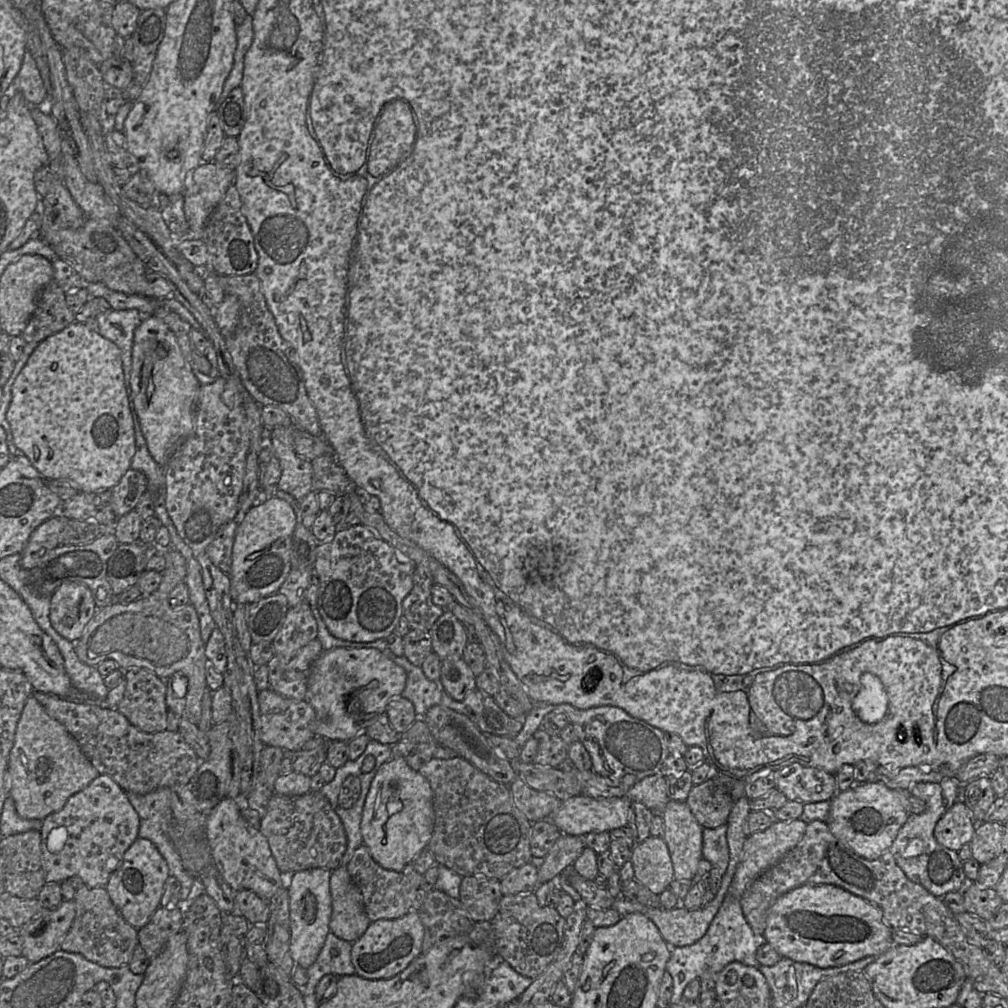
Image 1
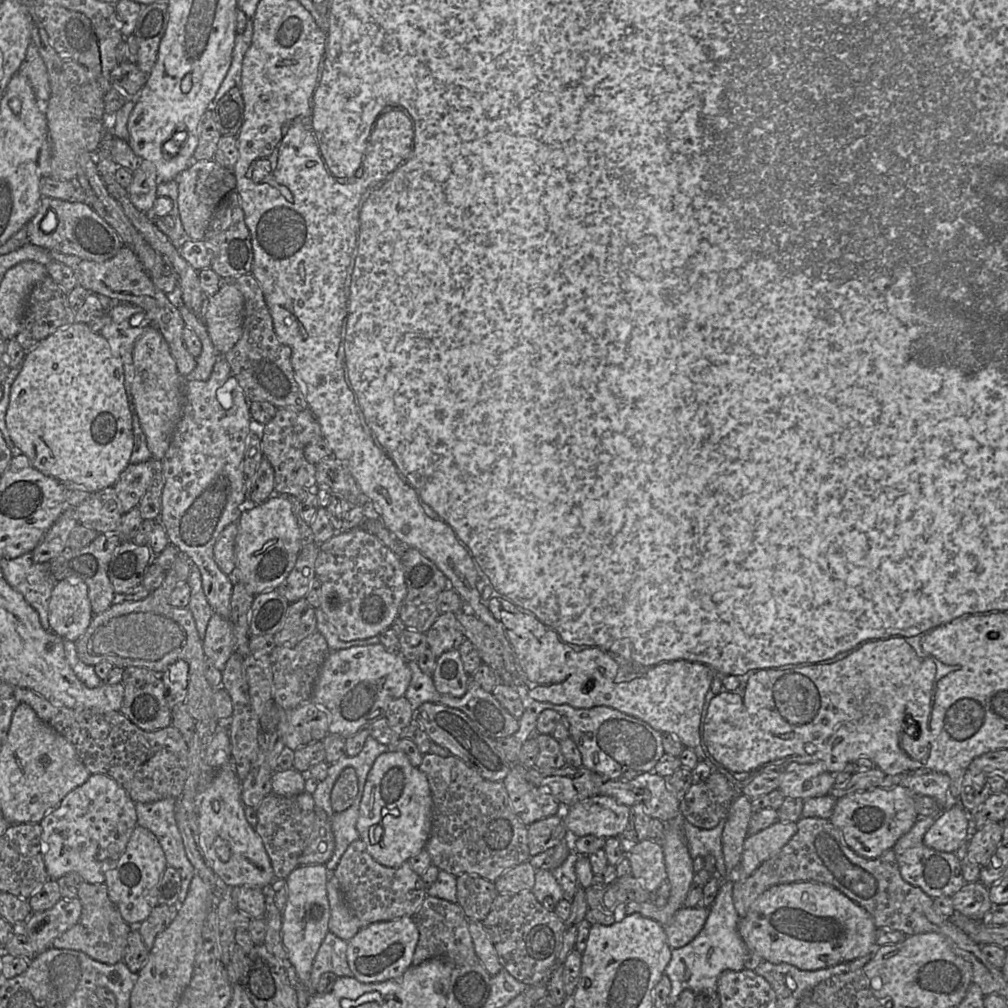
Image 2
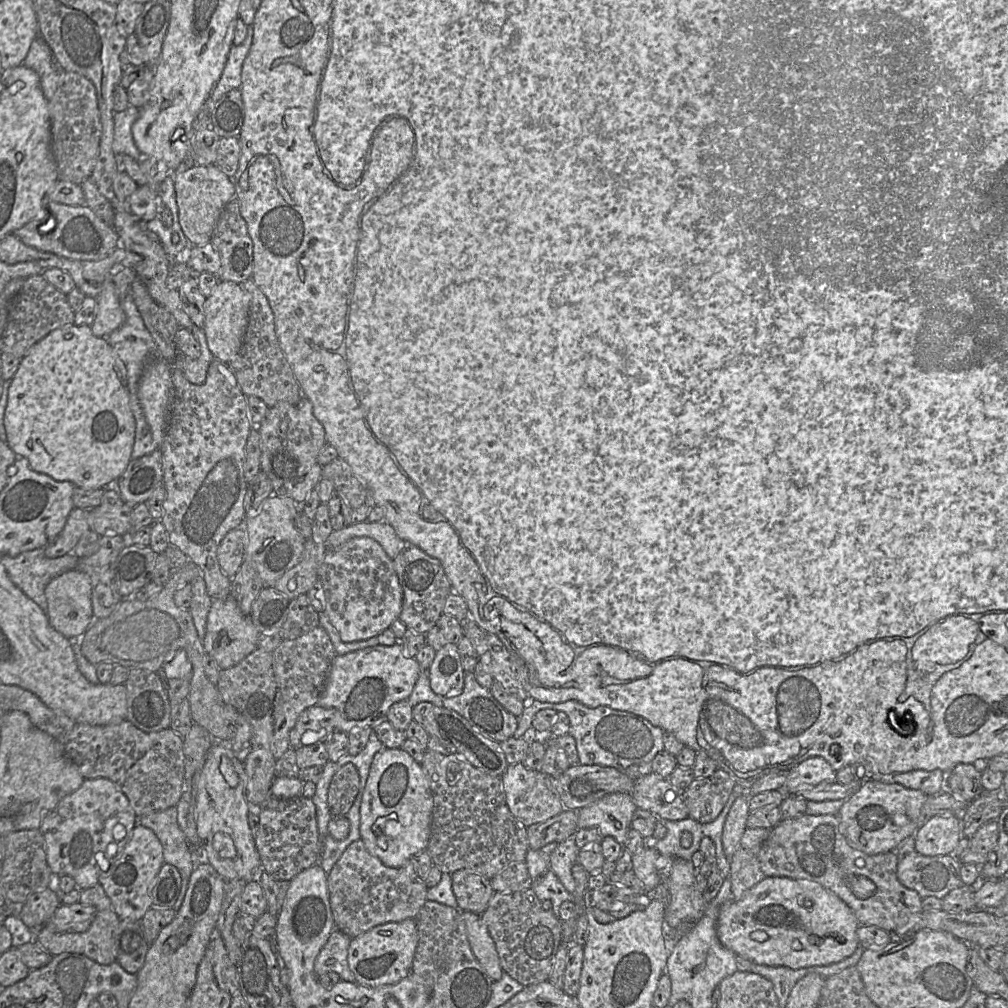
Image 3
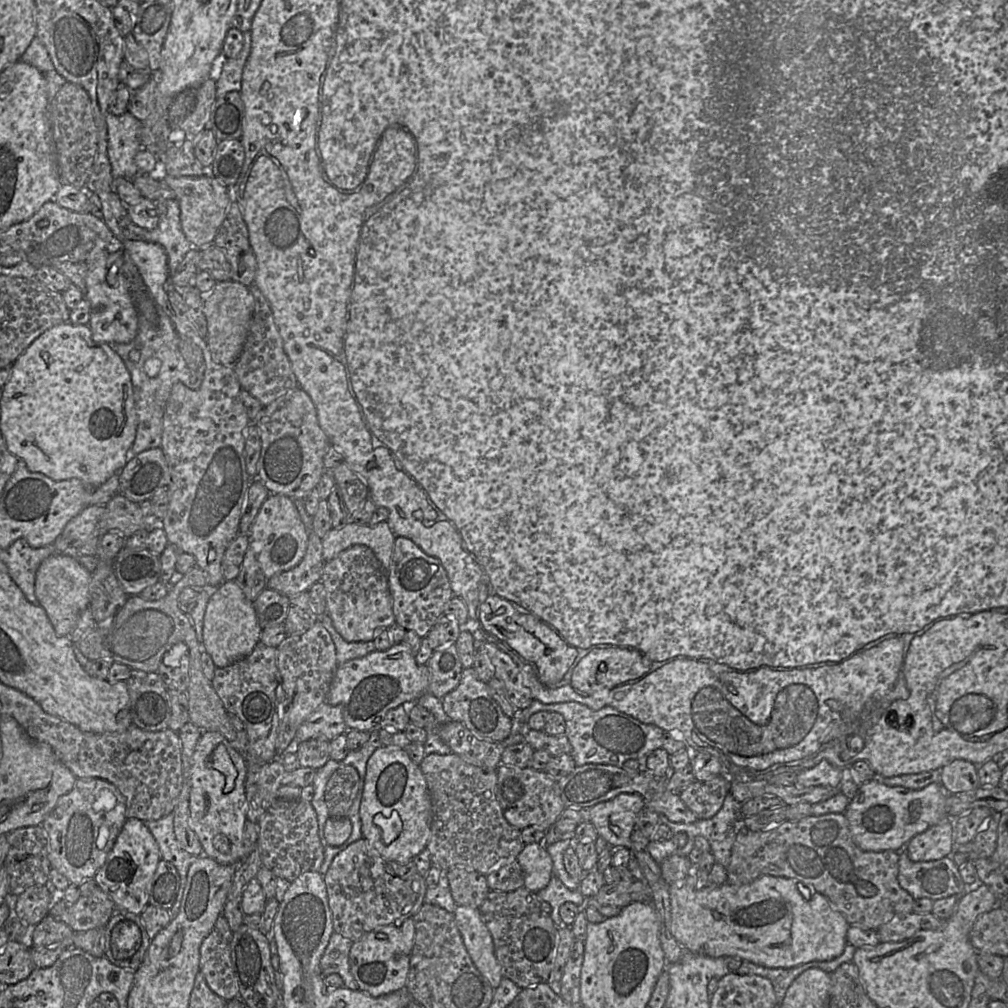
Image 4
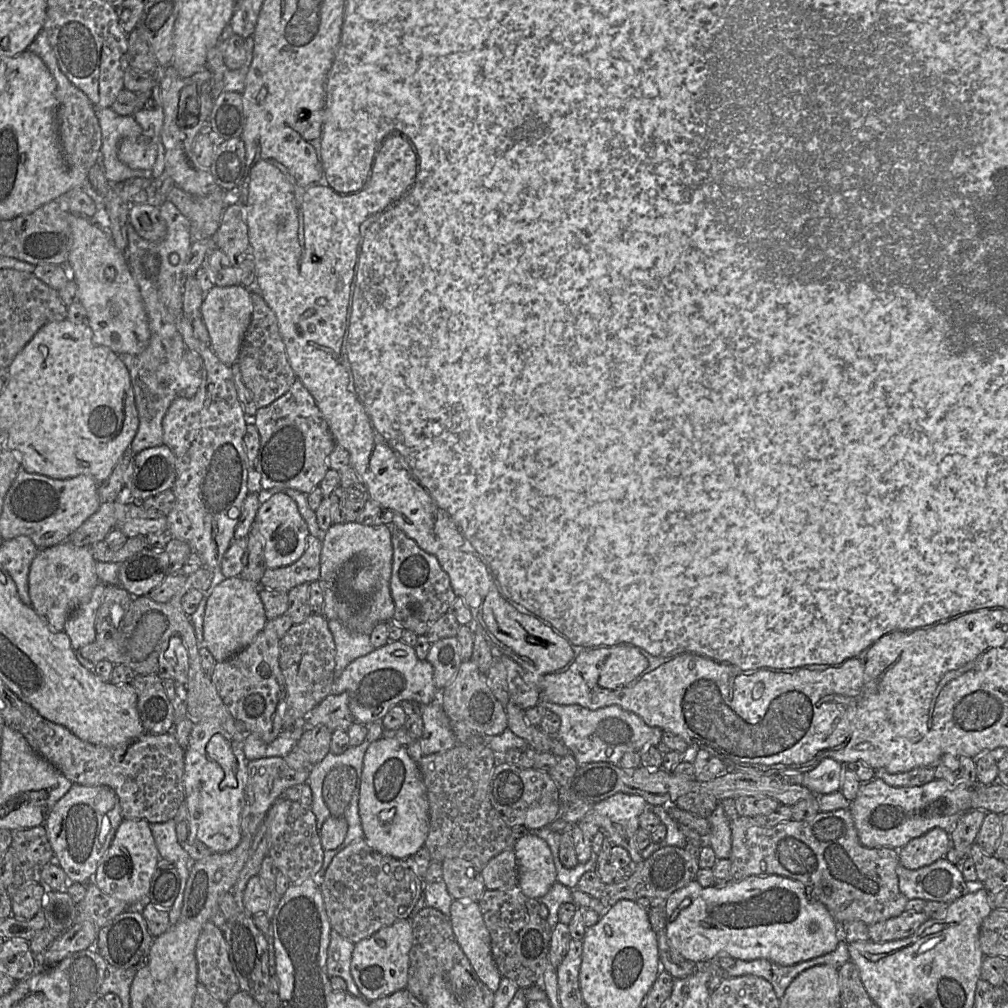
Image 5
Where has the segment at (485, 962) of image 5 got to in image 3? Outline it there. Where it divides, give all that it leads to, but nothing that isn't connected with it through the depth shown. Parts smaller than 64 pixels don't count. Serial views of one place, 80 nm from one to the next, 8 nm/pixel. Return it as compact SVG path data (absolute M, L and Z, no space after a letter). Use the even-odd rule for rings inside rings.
M462 911L467 938L472 952L493 981L503 975L496 945L480 914Z

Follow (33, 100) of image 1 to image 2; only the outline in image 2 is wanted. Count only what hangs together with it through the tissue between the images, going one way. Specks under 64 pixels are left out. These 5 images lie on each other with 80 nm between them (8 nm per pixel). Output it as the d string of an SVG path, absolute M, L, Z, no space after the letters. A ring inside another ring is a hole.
M33 42L29 44L26 56L17 73L28 79L38 101L47 102L49 100L51 87L47 68Z

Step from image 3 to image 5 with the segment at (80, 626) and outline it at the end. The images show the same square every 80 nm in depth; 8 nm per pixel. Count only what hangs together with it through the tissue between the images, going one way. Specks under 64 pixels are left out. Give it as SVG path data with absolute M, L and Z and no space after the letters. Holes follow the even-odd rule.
M70 541L39 549L28 574L28 590L31 607L53 630L64 631L70 615L91 598L95 586L100 582L95 568L96 560L89 546L75 546Z

